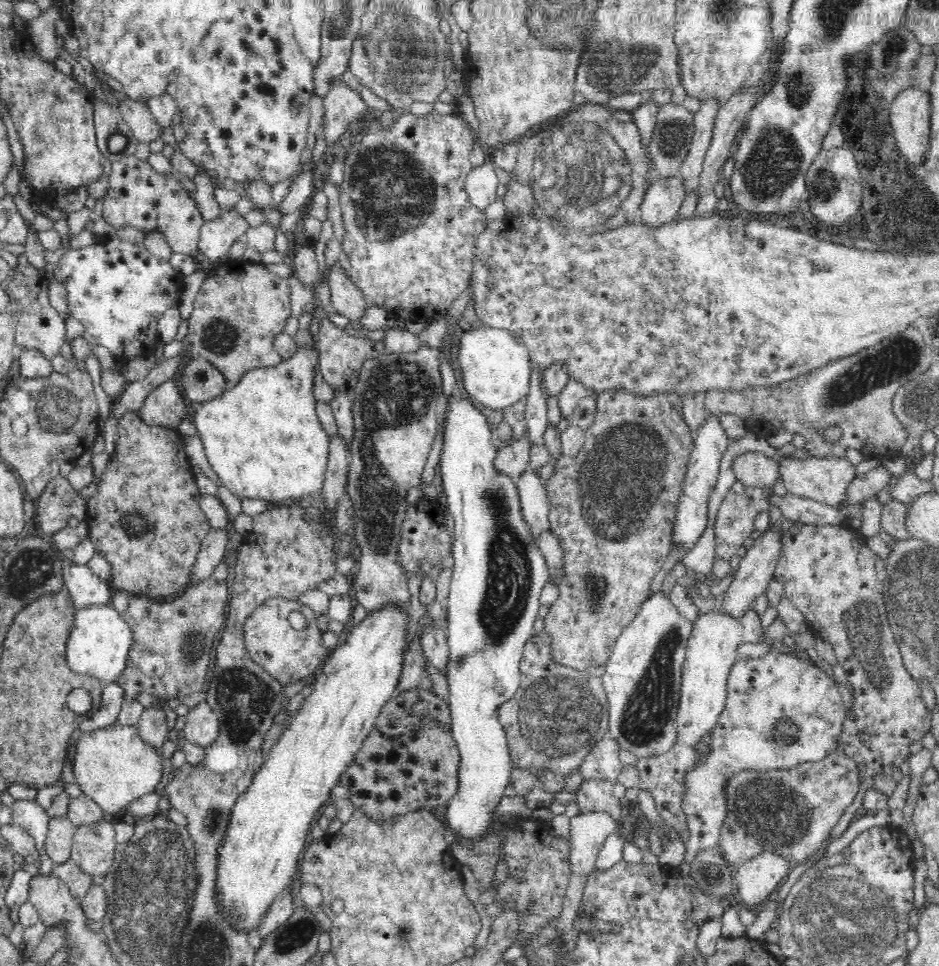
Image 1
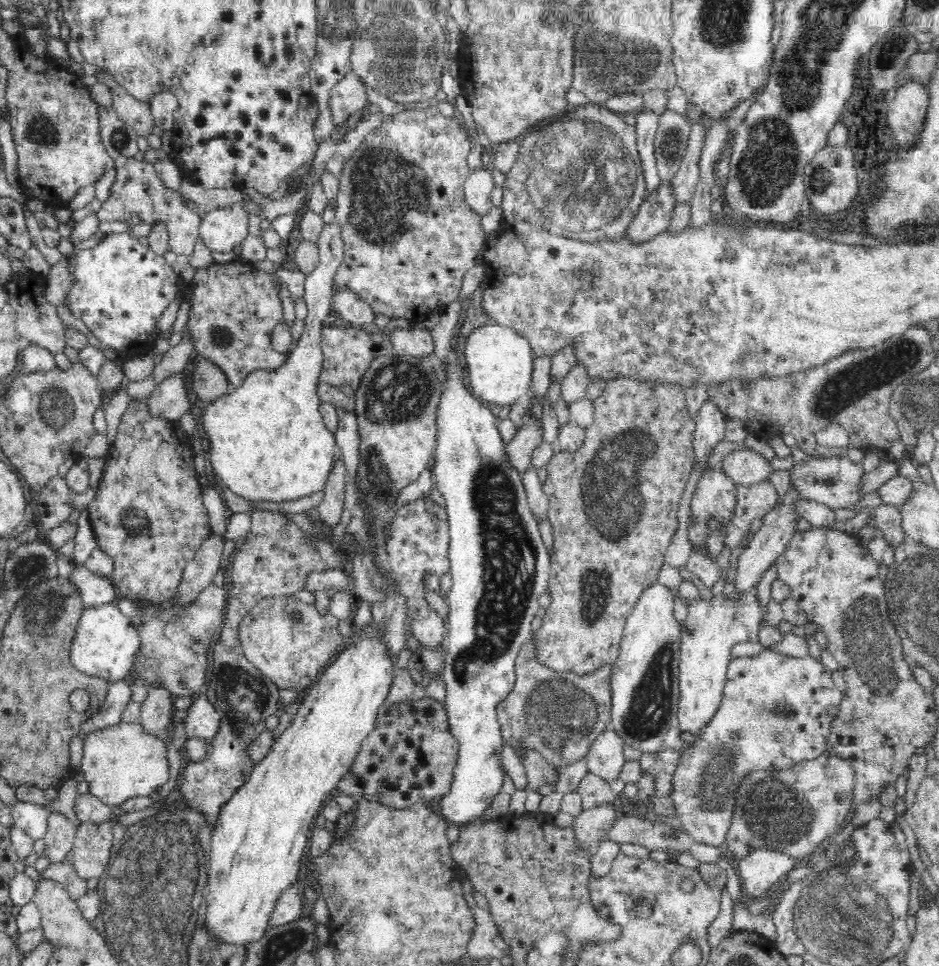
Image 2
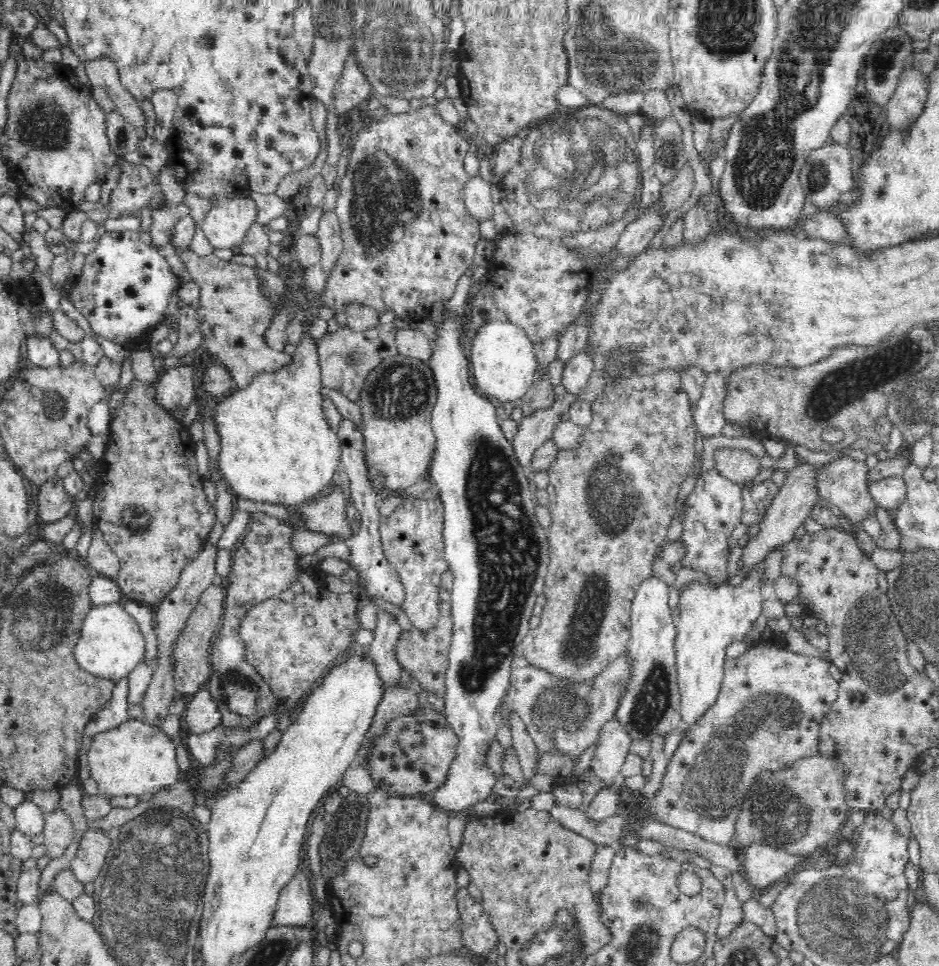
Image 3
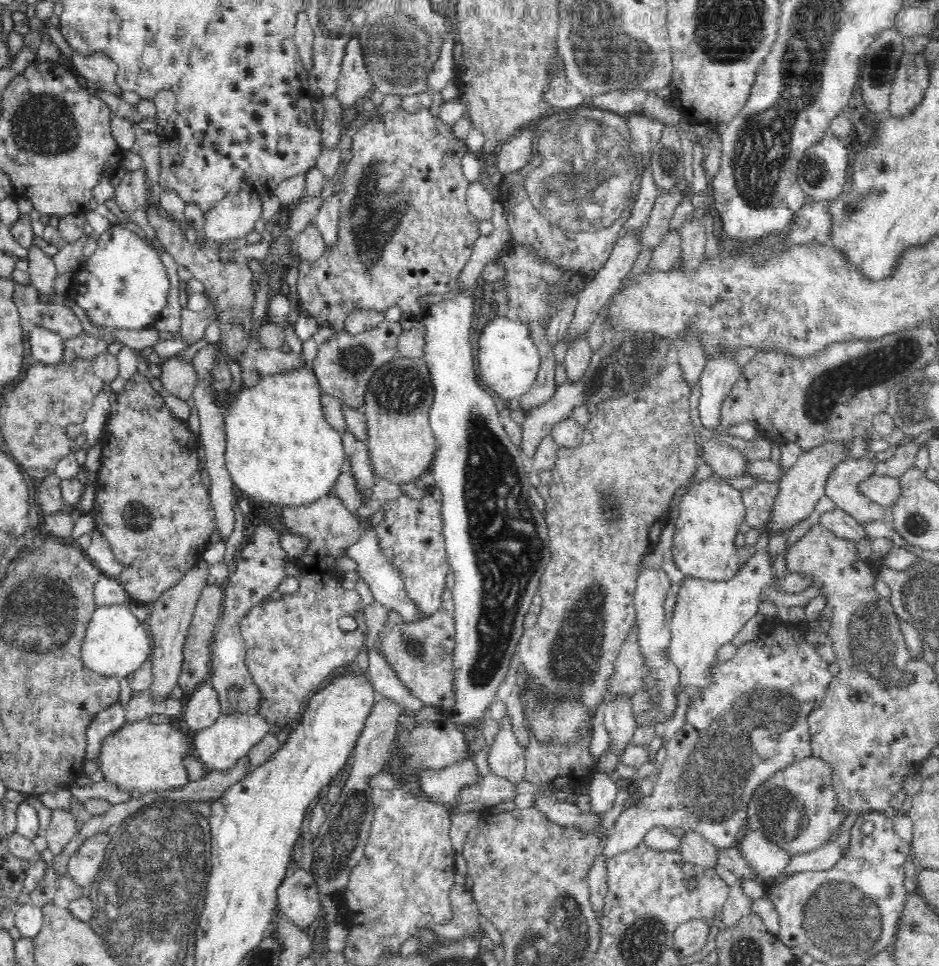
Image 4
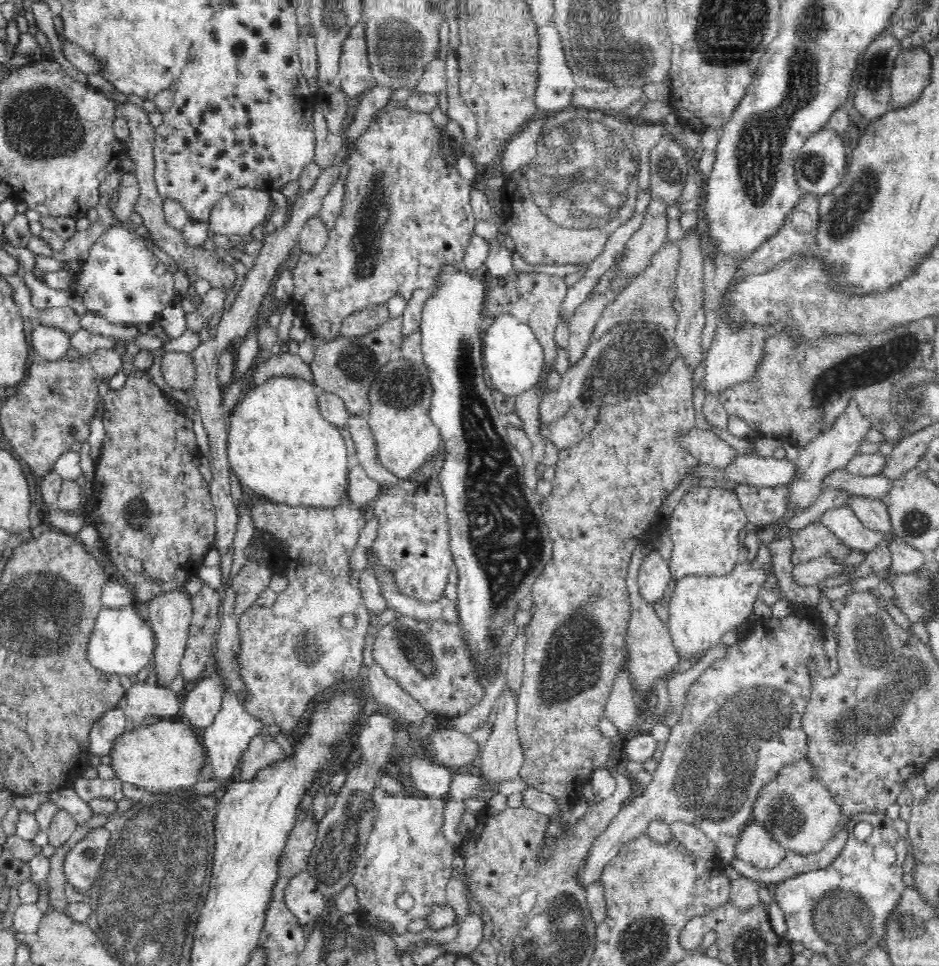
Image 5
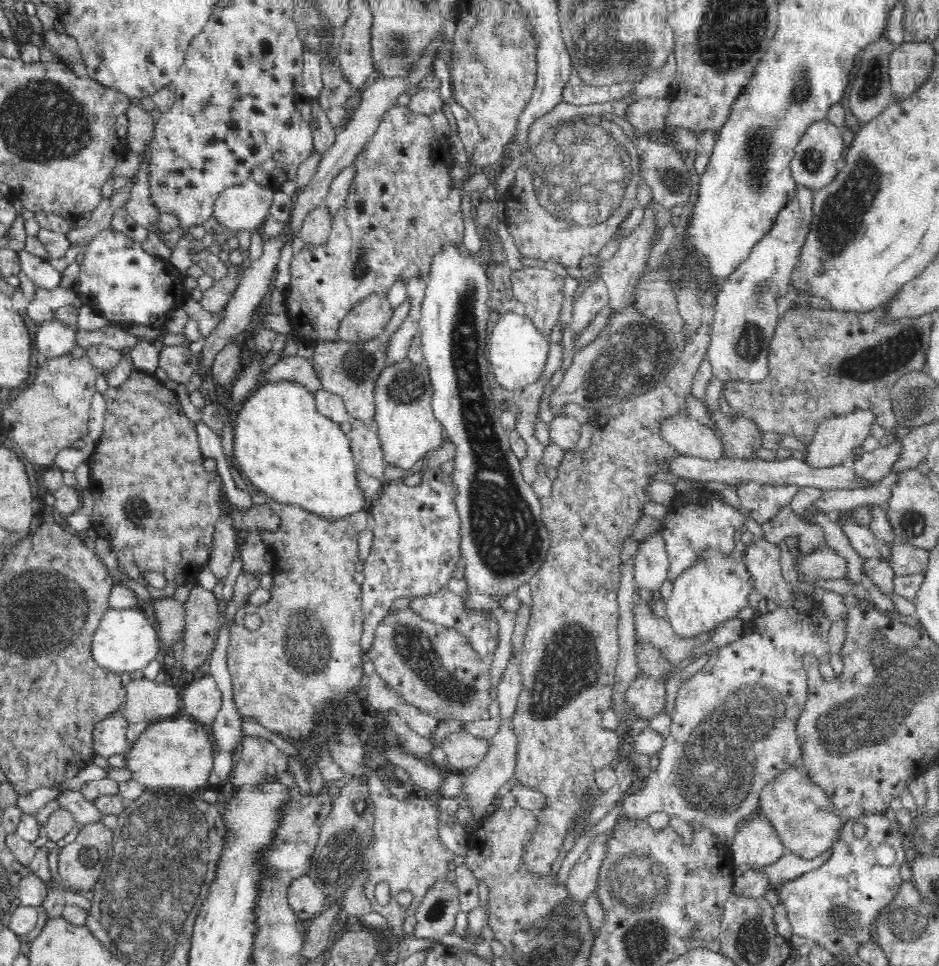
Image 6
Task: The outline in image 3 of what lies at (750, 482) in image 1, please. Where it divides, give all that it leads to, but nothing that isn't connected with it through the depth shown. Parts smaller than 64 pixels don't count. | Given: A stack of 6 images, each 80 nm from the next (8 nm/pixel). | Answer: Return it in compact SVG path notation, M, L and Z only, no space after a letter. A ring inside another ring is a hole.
M718 448L714 452L715 469L728 480L740 485L754 480L761 465L750 451L734 448Z

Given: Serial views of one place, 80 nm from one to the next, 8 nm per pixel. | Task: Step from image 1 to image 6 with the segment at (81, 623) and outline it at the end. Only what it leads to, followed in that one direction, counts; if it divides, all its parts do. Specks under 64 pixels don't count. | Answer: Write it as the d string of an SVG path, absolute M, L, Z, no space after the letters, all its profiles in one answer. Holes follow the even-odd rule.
M110 608L93 637L91 652L98 665L121 673L142 671L152 660L162 656L162 643L156 624L144 608L117 610Z

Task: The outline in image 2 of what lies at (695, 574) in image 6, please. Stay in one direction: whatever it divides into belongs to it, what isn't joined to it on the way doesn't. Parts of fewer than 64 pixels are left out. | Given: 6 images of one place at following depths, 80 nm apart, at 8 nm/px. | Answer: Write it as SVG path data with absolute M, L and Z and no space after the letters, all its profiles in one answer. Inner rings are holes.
M756 587L735 591L730 596L706 592L696 600L692 598L692 600L684 599L683 601L686 601L686 606L688 606L688 614L681 622L682 642L679 647L680 661L678 661L679 709L677 715L681 732L696 734L697 730L709 721L720 704L727 678L728 663L733 659L731 658L732 648L738 643L756 641L758 630L764 619Z

